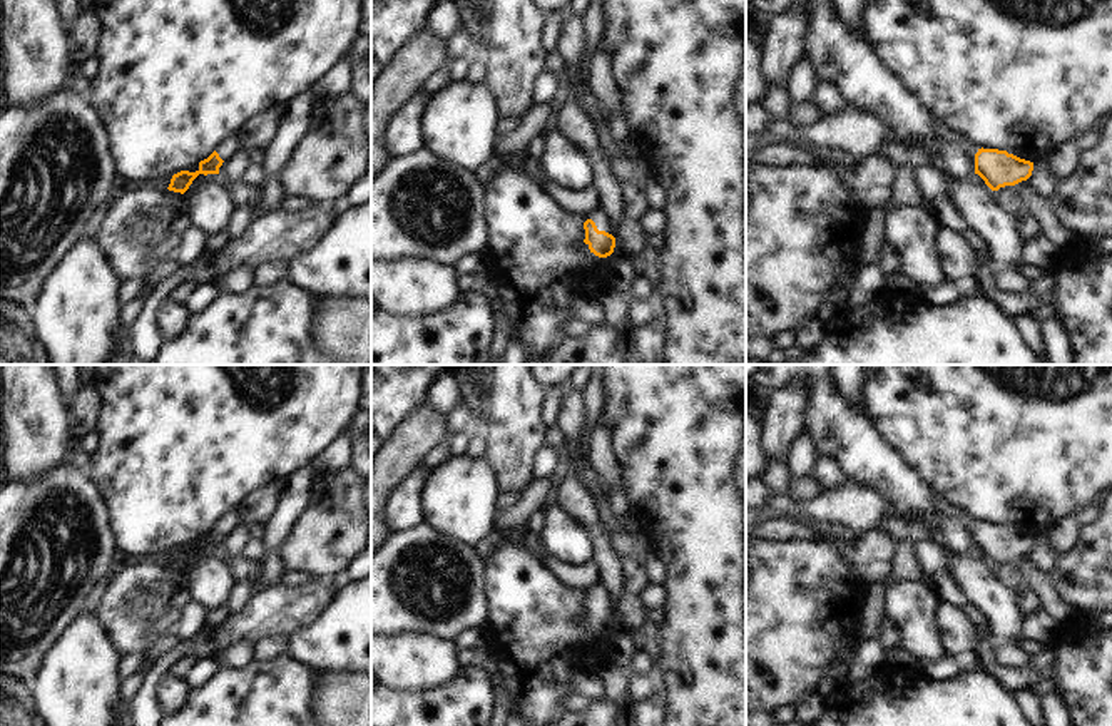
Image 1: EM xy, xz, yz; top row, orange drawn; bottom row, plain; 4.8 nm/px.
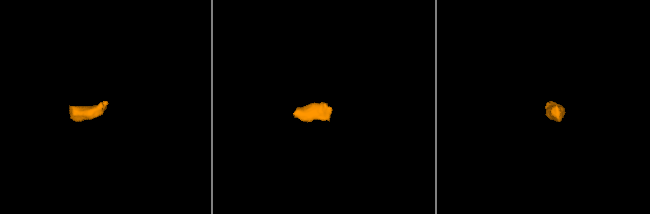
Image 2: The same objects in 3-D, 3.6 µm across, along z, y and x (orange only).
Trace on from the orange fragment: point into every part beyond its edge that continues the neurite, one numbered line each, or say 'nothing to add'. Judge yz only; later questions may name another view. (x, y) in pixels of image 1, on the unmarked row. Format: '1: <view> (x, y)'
1: yz (945, 507)

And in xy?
1: xy (229, 519)

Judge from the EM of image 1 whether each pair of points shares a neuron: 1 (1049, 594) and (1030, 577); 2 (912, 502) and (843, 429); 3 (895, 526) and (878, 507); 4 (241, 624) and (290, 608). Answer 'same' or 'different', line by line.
1: same
2: same
3: different
4: same

